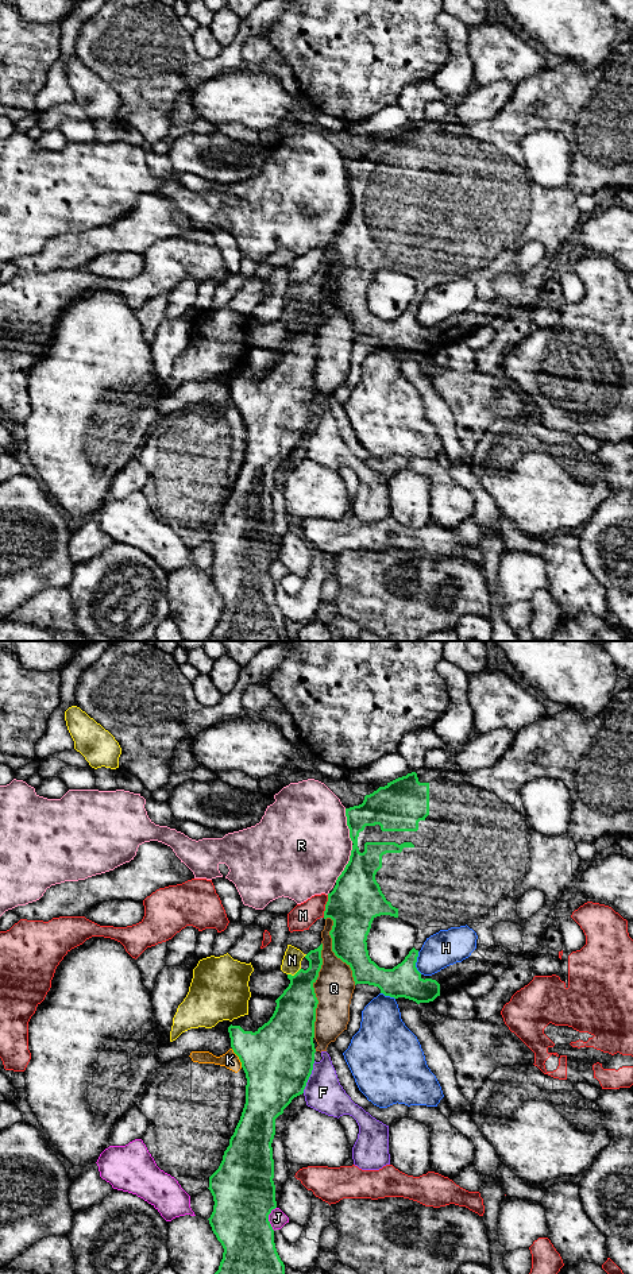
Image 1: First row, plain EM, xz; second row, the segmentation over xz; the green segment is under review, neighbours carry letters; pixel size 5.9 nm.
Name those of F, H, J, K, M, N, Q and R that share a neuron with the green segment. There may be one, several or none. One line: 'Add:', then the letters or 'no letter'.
Add: no letter

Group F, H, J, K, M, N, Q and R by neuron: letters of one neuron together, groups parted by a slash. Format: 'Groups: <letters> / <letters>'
Groups: F / H / J / K / M / N / Q / R

